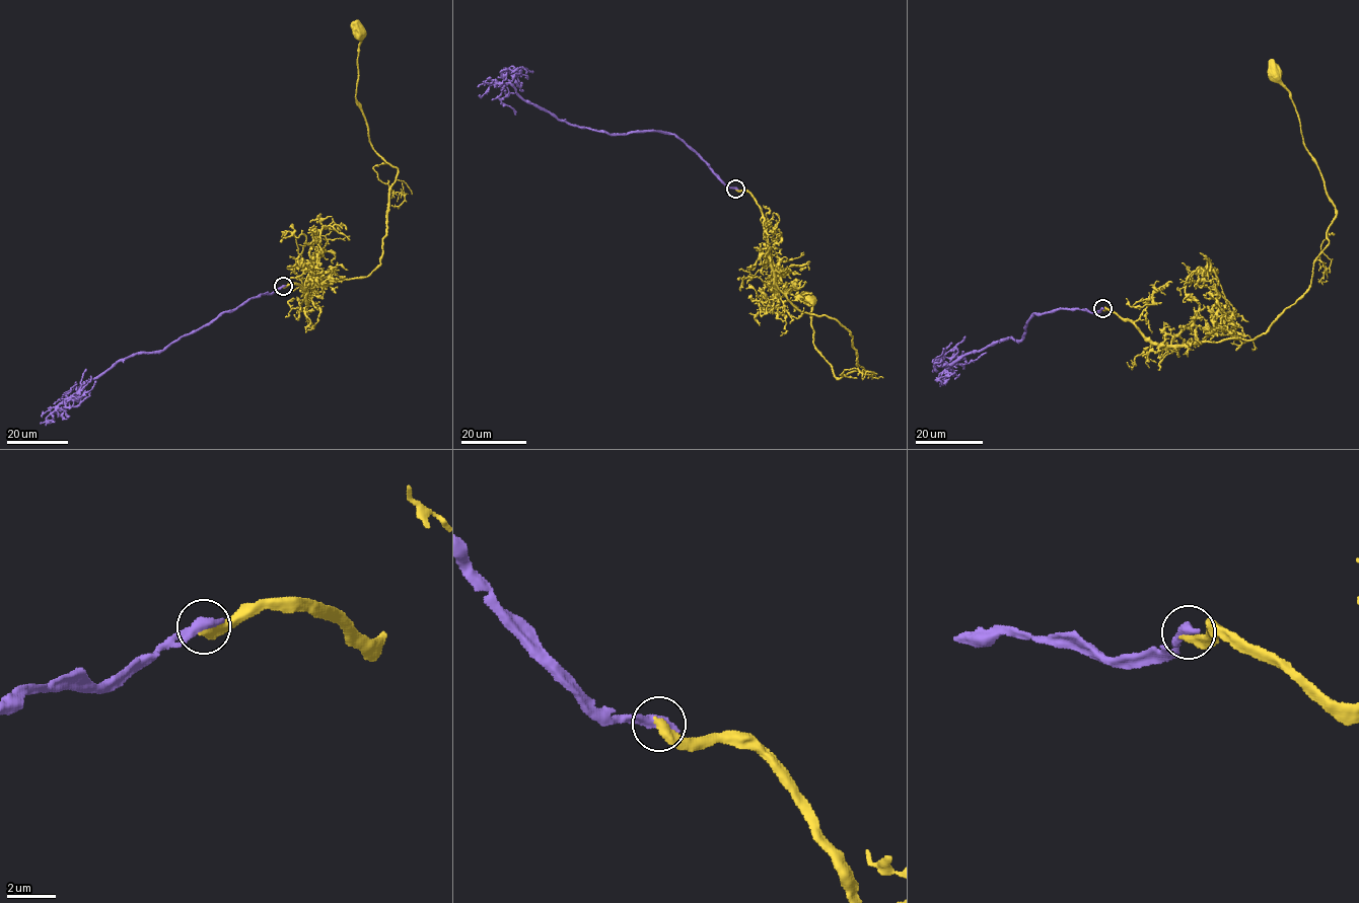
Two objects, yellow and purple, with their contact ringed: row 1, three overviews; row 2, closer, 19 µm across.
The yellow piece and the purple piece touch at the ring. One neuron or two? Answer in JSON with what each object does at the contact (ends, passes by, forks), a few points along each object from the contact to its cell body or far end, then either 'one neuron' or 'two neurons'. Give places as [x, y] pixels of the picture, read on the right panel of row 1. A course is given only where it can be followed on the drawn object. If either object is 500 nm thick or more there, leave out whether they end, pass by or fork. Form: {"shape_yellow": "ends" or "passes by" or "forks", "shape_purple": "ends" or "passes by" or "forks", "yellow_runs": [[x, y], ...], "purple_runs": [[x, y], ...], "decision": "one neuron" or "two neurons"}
{"yellow_runs": [[1102, 309], [1154, 343], [1252, 341], [1303, 294], [1336, 209], [1291, 92], [1274, 73]], "purple_runs": [[1102, 308], [1091, 312], [1061, 307], [1034, 313], [1018, 341], [1001, 339], [949, 366], [964, 365], [986, 353]], "decision": "two neurons"}

